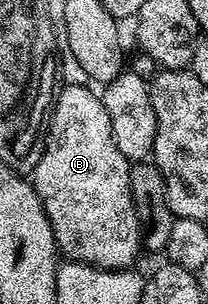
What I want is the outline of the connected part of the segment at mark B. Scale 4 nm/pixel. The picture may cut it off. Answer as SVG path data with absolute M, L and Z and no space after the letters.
M69 85L60 90L56 94L51 110L51 116L47 122L47 140L45 150L39 159L39 163L31 171L31 184L41 196L41 205L45 208L45 214L51 227L53 228L53 238L57 240L58 250L70 261L84 261L87 265L96 265L98 269L127 269L134 263L137 252L142 252L143 238L141 235L141 224L137 218L137 212L133 206L133 196L131 195L131 187L129 186L129 170L131 162L121 154L119 147L113 138L111 131L111 119L105 110L105 102L100 96L97 97L89 89L84 89L81 85Z

